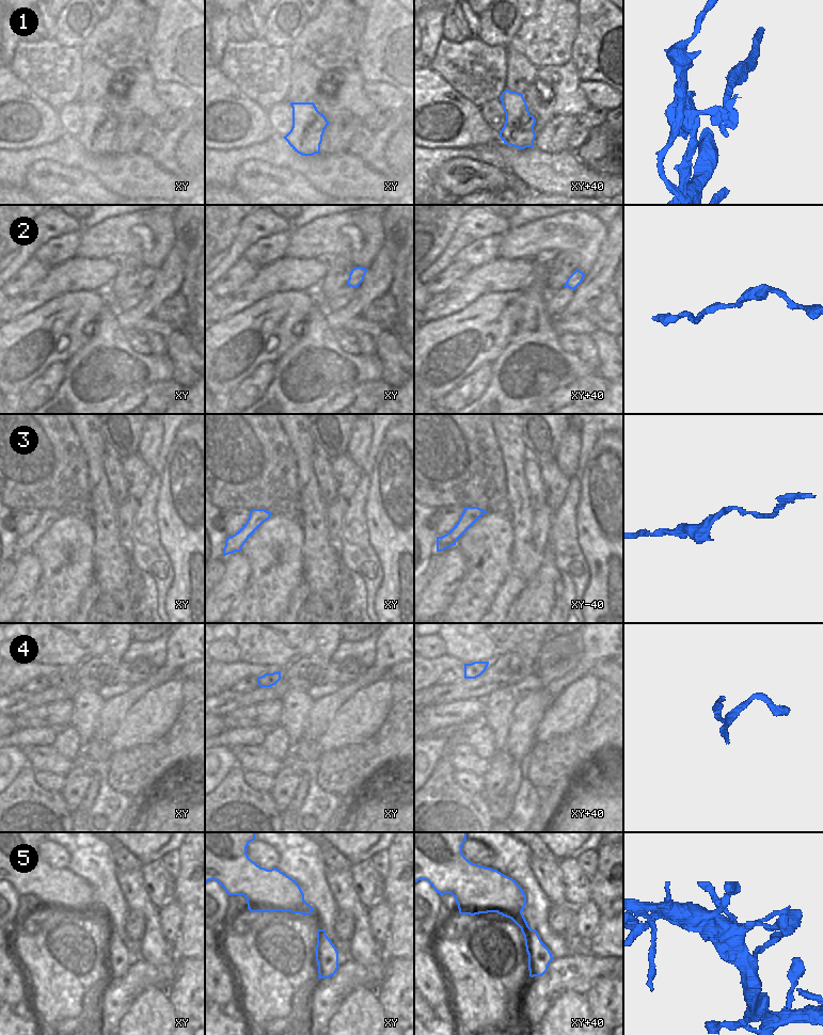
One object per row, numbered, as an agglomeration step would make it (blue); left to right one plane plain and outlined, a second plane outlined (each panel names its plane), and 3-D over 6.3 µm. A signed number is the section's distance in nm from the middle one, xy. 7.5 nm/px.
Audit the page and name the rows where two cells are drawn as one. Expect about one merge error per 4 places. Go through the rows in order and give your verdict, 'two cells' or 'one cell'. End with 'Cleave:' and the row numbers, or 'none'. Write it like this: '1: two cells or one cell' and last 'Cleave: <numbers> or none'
1: two cells
2: one cell
3: one cell
4: one cell
5: one cell
Cleave: 1

